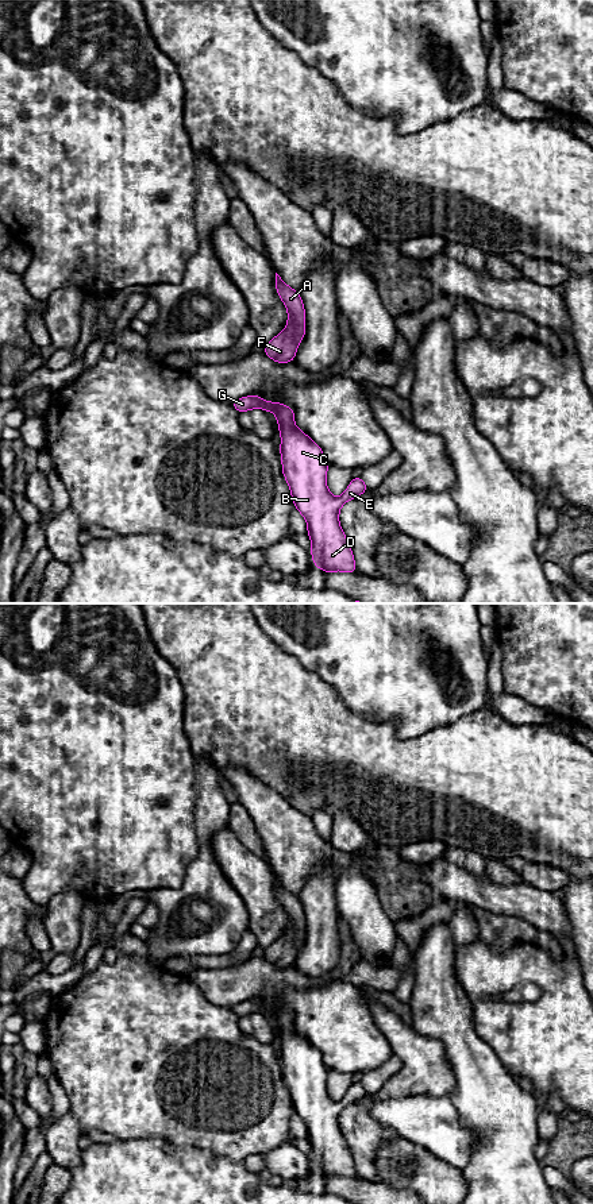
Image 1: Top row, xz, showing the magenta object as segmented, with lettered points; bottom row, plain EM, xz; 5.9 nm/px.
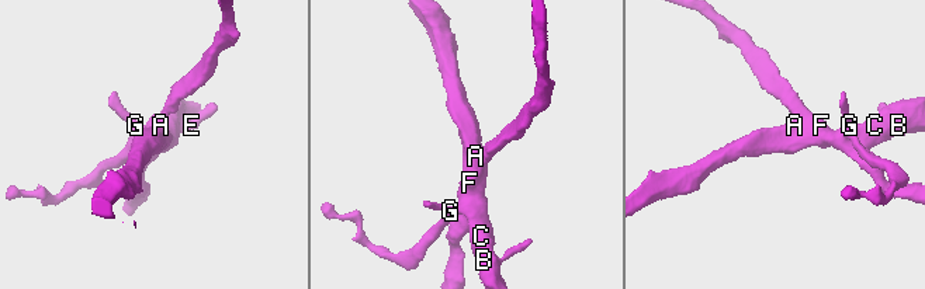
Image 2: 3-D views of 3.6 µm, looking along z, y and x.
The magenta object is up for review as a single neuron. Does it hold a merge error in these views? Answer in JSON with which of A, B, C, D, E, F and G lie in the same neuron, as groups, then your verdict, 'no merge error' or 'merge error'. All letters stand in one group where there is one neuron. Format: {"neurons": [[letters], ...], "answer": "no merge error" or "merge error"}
{"neurons": [["A", "B", "C", "D", "E", "G"], ["F"]], "answer": "merge error"}

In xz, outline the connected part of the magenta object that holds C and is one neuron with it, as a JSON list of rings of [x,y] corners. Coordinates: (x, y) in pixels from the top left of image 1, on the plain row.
[[[255,999],[242,1002],[231,1010],[239,1018],[259,1012],[276,1019],[281,1038],[282,1078],[293,1110],[308,1128],[313,1170],[326,1178],[358,1177],[353,1155],[339,1130],[339,1115],[347,1105],[367,1096],[361,1081],[354,1081],[346,1096],[334,1101],[326,1087],[330,1069],[323,1062],[323,1054],[296,1031],[292,1012],[281,1007],[267,1007]]]

